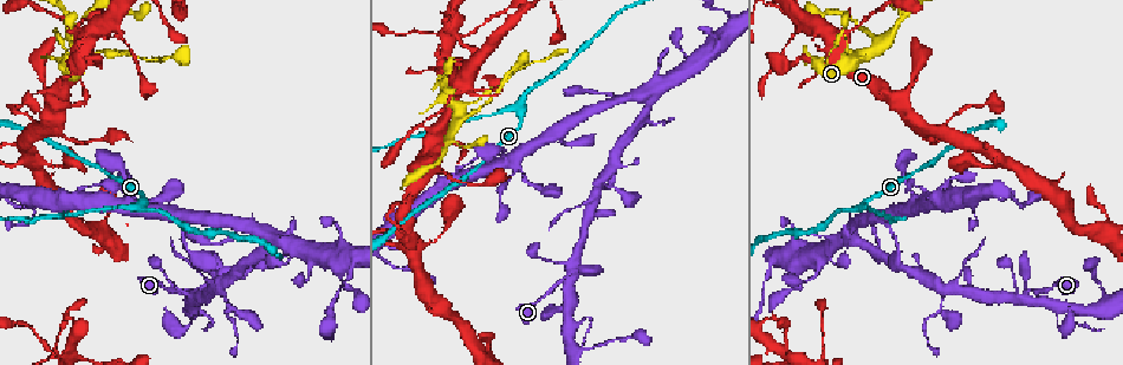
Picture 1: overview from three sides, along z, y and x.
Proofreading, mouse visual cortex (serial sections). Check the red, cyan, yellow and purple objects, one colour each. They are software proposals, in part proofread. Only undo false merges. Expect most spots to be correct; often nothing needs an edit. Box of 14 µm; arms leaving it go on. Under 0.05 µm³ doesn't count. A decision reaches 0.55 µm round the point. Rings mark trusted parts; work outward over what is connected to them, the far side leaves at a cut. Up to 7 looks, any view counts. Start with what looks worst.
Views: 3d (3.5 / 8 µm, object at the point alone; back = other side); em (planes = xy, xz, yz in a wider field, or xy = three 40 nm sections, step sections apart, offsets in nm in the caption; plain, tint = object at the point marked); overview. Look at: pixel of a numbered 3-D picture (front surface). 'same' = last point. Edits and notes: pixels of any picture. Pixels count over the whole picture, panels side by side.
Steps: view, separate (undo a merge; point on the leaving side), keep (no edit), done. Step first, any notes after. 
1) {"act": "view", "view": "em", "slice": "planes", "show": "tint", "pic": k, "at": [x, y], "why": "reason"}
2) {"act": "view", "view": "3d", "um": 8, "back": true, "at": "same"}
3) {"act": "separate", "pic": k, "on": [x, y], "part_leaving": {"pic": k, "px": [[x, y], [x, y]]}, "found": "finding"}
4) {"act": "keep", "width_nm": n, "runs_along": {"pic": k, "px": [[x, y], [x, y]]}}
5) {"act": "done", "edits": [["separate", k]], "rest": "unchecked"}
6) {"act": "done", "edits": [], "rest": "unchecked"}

{"act": "view", "view": "3d", "um": 3.5, "pic": 1, "at": [141, 204], "why": "sharp bend"}

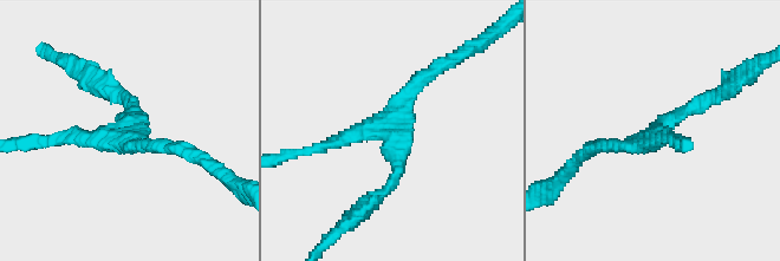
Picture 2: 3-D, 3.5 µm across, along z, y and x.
{"act": "view", "view": "em", "slice": "xy", "step": 3, "show": "tint", "pic": 2, "at": [387, 132], "arms": 3, "arm_widths_nm": [150, 200, 200], "why": "now the EM"}

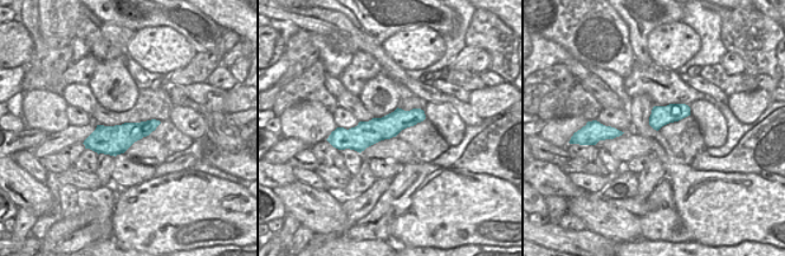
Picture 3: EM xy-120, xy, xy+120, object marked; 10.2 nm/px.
{"act": "keep", "runs_along": {"pic": 3, "px": [[421, 113], [368, 133], [339, 133]]}, "found": "continuous, no second cell"}

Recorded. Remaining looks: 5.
{"act": "view", "view": "3d", "um": 8, "pic": 1, "at": [82, 56], "why": "abrupt turn"}

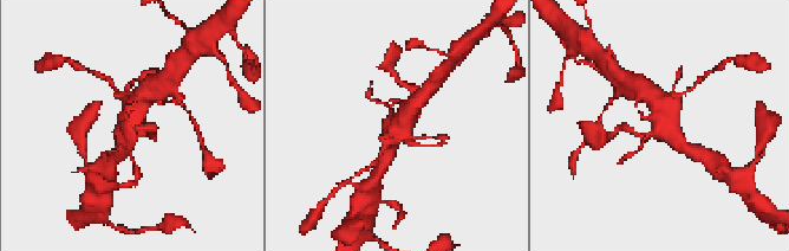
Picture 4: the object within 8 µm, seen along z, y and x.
{"act": "view", "view": "em", "slice": "xy", "step": 1, "show": "tint", "pic": 4, "at": [133, 125]}

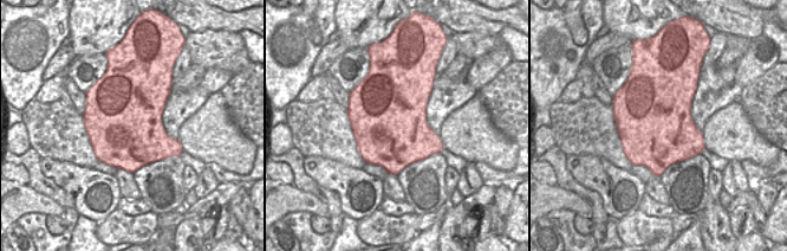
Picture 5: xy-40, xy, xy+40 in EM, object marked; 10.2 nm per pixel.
{"act": "keep", "runs_along": {"pic": 4, "px": [[682, 145], [645, 92]]}, "found": "all the same cell"}

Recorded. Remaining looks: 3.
{"act": "view", "view": "3d", "um": 3.5, "pic": 1, "at": [191, 296], "why": "small branch off a trunk"}

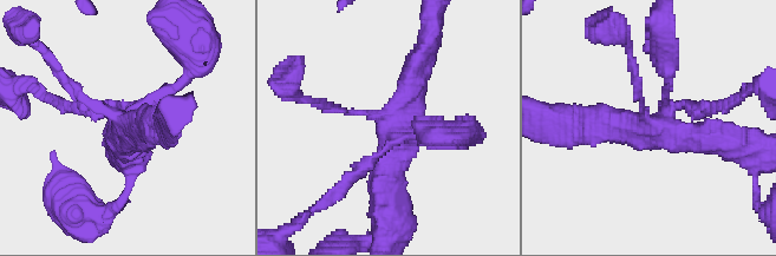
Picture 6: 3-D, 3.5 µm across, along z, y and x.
{"act": "view", "view": "em", "slice": "xy", "step": 5, "show": "tint", "pic": 6, "at": [662, 121], "why": "now the EM"}

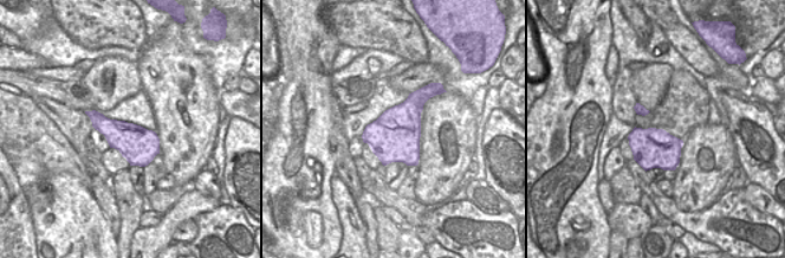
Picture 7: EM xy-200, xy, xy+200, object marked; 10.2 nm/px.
{"act": "keep", "found": "all the same cell"}

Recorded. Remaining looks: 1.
{"act": "done", "edits": [], "rest": "unchecked"}

